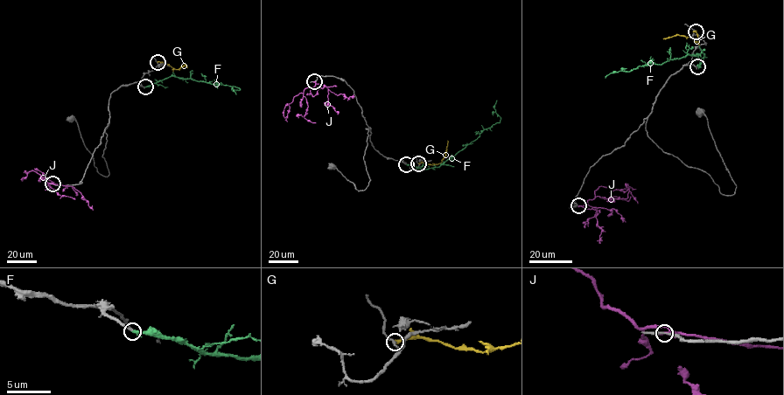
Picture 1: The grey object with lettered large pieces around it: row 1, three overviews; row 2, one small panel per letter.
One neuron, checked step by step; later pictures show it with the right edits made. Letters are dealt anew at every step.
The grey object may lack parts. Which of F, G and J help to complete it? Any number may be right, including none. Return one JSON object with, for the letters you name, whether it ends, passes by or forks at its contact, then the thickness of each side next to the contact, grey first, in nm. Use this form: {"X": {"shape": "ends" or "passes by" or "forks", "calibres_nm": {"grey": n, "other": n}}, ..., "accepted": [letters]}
{"F": {"shape": "ends", "calibres_nm": {"grey": 220, "other": 320}}, "accepted": ["F"]}

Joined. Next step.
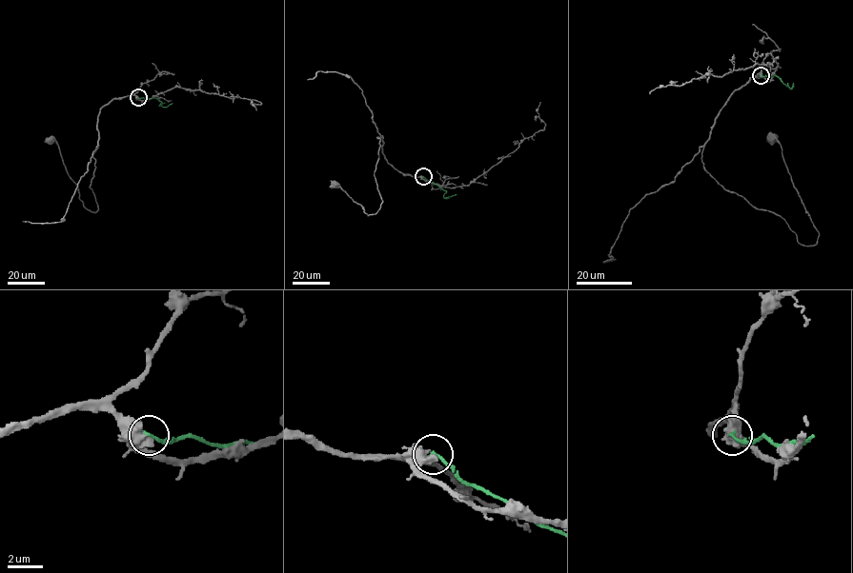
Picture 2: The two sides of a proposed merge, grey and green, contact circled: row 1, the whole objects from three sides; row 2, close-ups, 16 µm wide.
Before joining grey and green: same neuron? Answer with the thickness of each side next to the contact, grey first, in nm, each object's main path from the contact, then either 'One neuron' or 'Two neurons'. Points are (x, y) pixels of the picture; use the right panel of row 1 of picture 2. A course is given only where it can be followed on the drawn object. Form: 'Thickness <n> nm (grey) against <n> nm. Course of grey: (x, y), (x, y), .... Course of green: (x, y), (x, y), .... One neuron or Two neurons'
Thickness 650 nm (grey) against 200 nm. Course of grey: (761, 75), (734, 91), (701, 160), (725, 189), (780, 215), (797, 241), (815, 246), (818, 230), (772, 138). Course of green: (761, 75), (776, 75), (792, 87), (791, 88), (787, 83). Two neurons

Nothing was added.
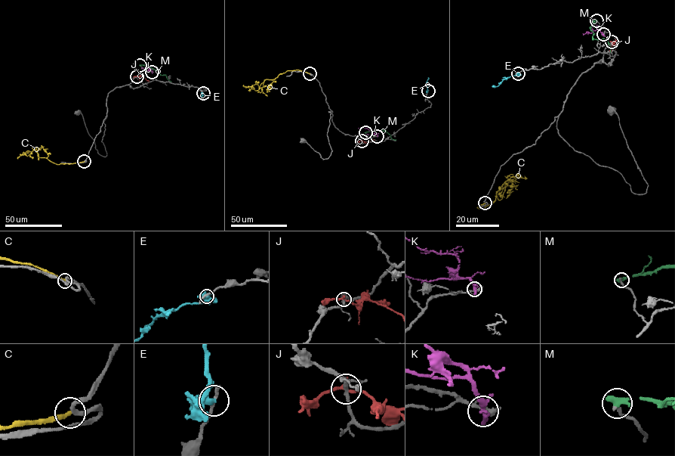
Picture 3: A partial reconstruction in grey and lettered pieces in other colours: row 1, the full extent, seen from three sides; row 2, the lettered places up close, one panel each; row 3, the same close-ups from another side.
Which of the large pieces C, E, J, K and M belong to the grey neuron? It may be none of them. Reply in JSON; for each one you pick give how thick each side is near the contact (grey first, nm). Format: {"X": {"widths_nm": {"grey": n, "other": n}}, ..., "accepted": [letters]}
{"accepted": []}

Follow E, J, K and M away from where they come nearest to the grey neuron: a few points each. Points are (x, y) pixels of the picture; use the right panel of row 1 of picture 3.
E: (518, 73), (505, 78), (497, 86), (491, 86)
J: (611, 41), (614, 42), (610, 51)
K: (603, 34), (599, 28), (591, 33), (587, 32), (588, 34)
M: (596, 20), (590, 28), (593, 37), (605, 38), (609, 45), (610, 52)

